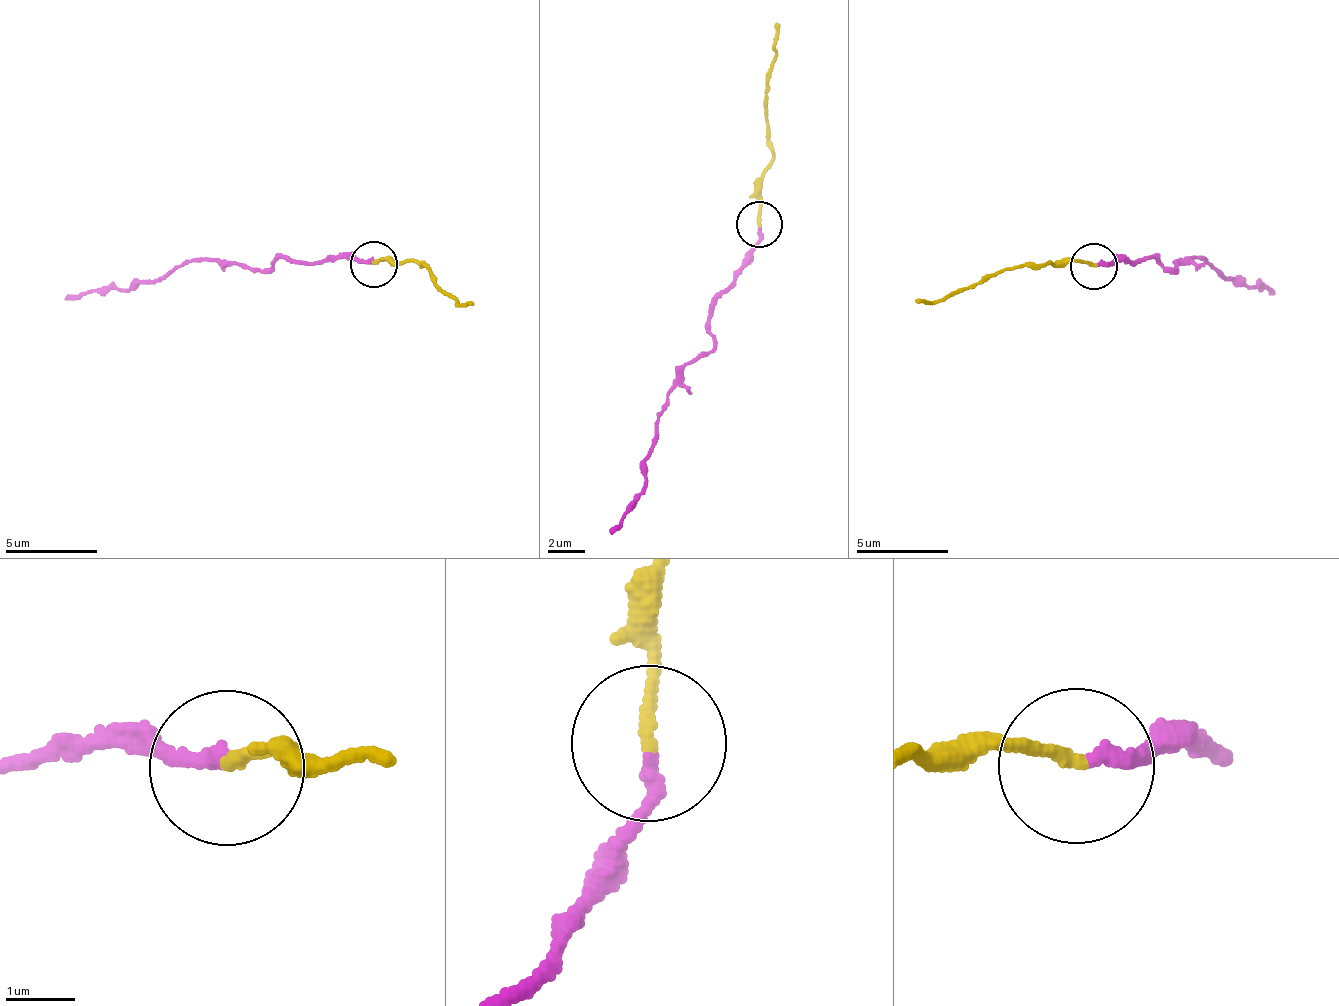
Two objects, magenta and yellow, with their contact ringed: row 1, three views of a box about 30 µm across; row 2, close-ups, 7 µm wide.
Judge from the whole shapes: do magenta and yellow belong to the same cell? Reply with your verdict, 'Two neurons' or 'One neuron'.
One neuron

